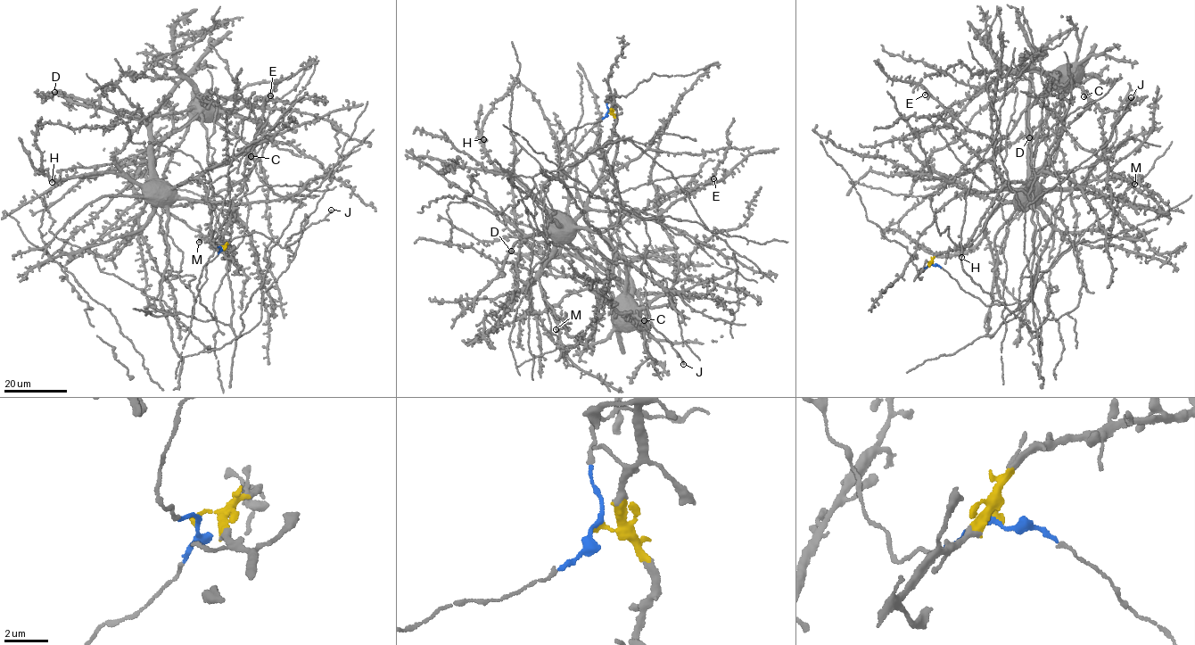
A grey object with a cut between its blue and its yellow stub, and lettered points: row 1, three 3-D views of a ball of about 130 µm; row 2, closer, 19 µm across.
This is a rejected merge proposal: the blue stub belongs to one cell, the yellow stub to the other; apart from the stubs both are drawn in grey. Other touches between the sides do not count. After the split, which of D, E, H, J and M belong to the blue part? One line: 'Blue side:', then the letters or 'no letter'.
Blue side: J

